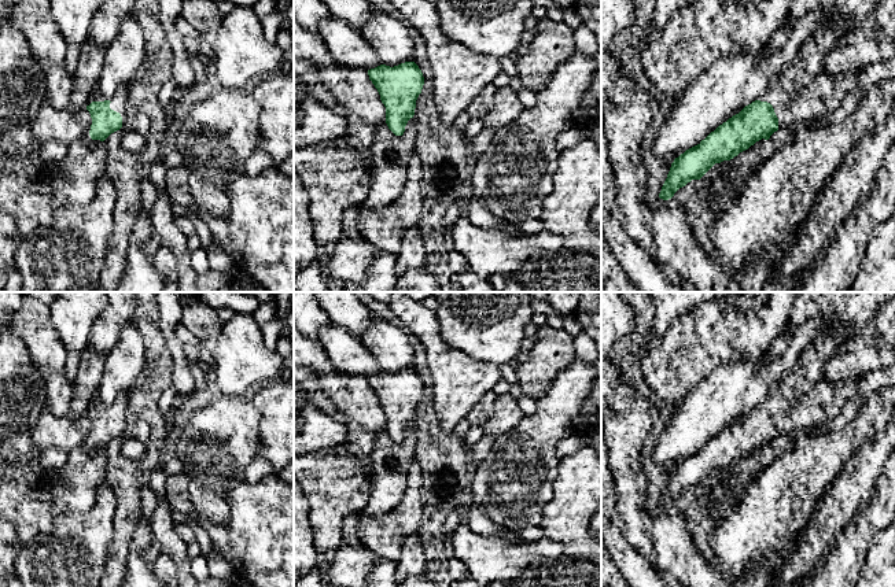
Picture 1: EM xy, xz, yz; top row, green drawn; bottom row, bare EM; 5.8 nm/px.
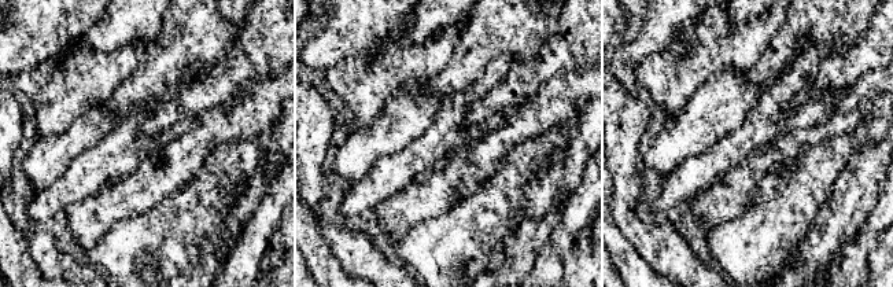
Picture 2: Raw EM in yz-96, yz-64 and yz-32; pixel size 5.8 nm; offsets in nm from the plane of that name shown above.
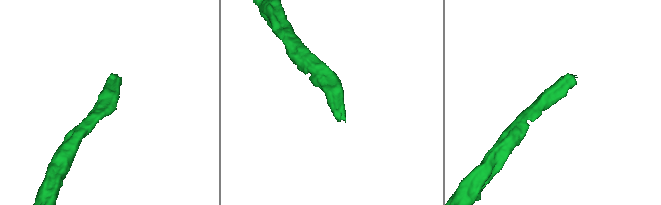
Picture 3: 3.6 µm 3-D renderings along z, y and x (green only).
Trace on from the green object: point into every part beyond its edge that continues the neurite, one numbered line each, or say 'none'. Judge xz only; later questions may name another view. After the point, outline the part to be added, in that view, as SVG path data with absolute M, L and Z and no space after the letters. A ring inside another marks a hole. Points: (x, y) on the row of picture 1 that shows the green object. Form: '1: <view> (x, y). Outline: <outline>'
none

